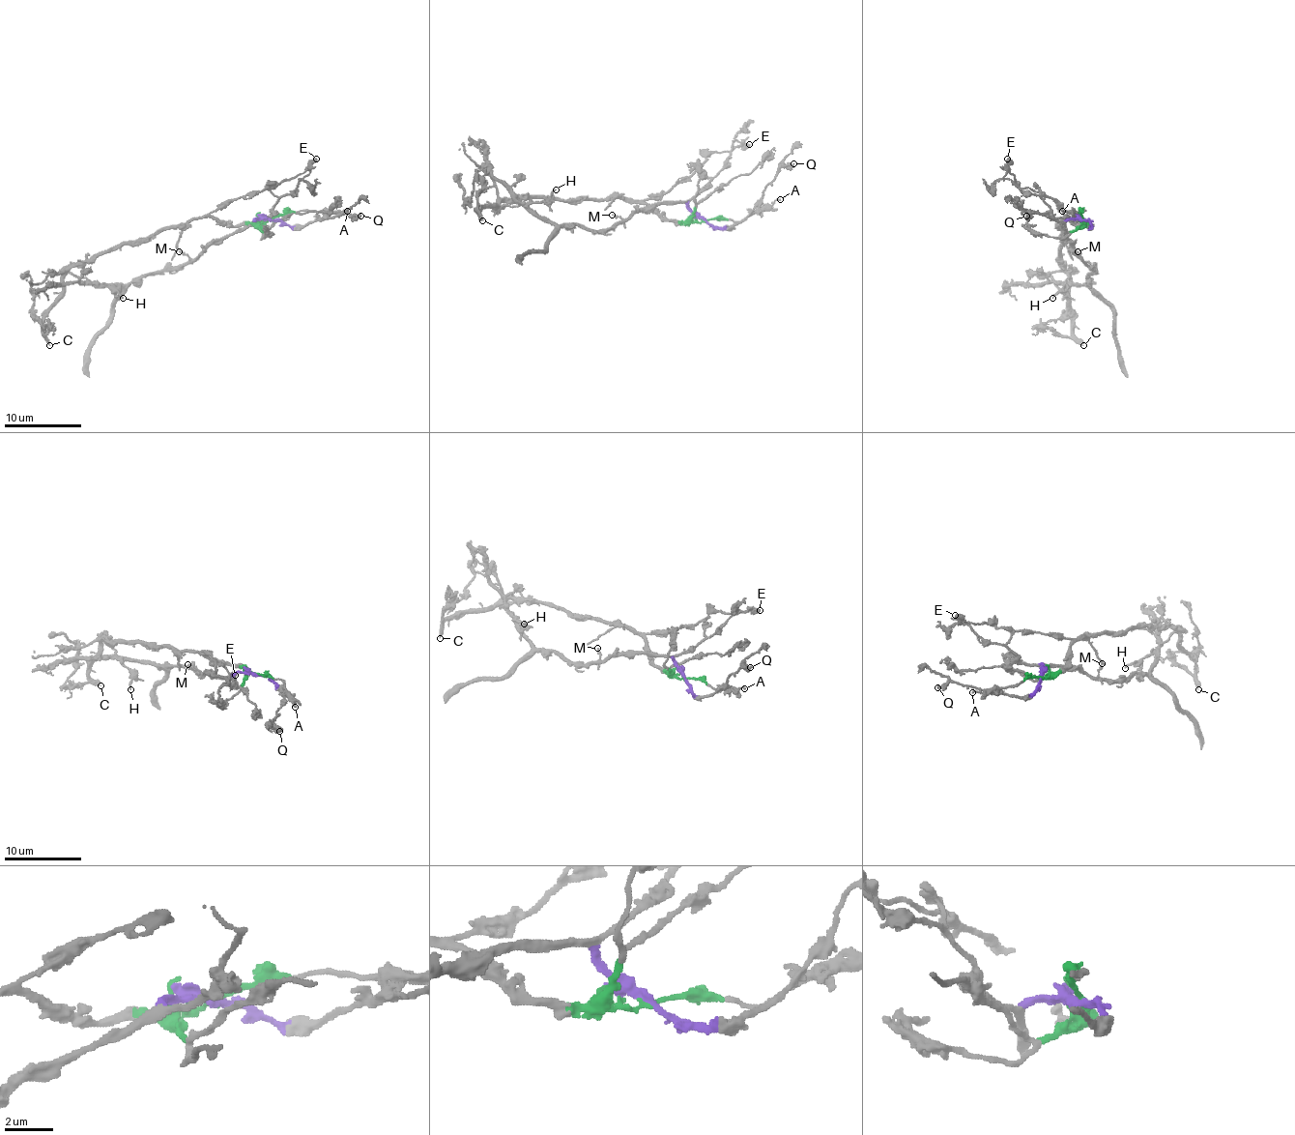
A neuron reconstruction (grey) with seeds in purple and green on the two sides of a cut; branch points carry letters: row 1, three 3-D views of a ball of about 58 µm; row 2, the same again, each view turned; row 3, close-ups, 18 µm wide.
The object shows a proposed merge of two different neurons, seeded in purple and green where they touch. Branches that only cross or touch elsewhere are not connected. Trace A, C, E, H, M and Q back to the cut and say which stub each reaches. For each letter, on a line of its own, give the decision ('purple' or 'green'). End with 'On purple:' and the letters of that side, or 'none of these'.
A: green
C: green
E: green
H: purple
M: purple
Q: purple
On purple: H, M, Q

